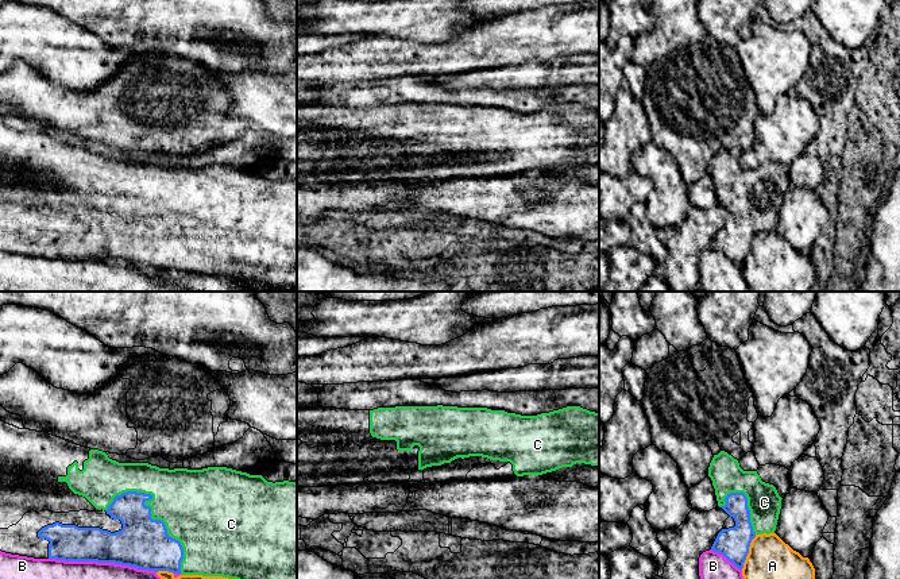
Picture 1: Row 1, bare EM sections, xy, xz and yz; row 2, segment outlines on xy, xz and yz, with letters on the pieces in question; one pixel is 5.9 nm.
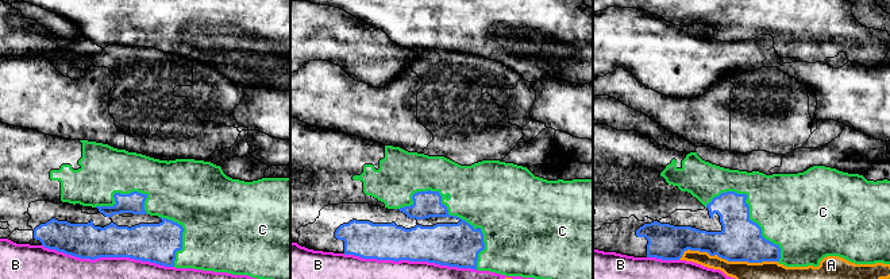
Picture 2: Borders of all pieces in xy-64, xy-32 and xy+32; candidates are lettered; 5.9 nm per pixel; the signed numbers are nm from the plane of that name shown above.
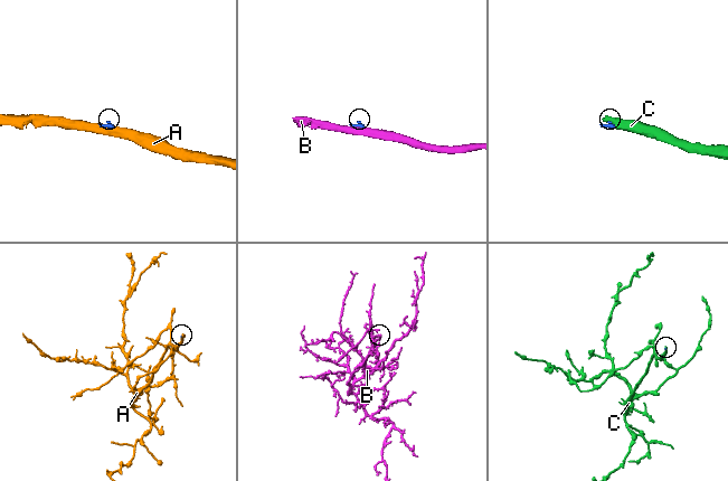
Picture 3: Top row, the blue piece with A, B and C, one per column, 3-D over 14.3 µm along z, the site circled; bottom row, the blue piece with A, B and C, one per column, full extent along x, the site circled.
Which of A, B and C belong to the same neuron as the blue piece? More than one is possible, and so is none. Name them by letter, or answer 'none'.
C

